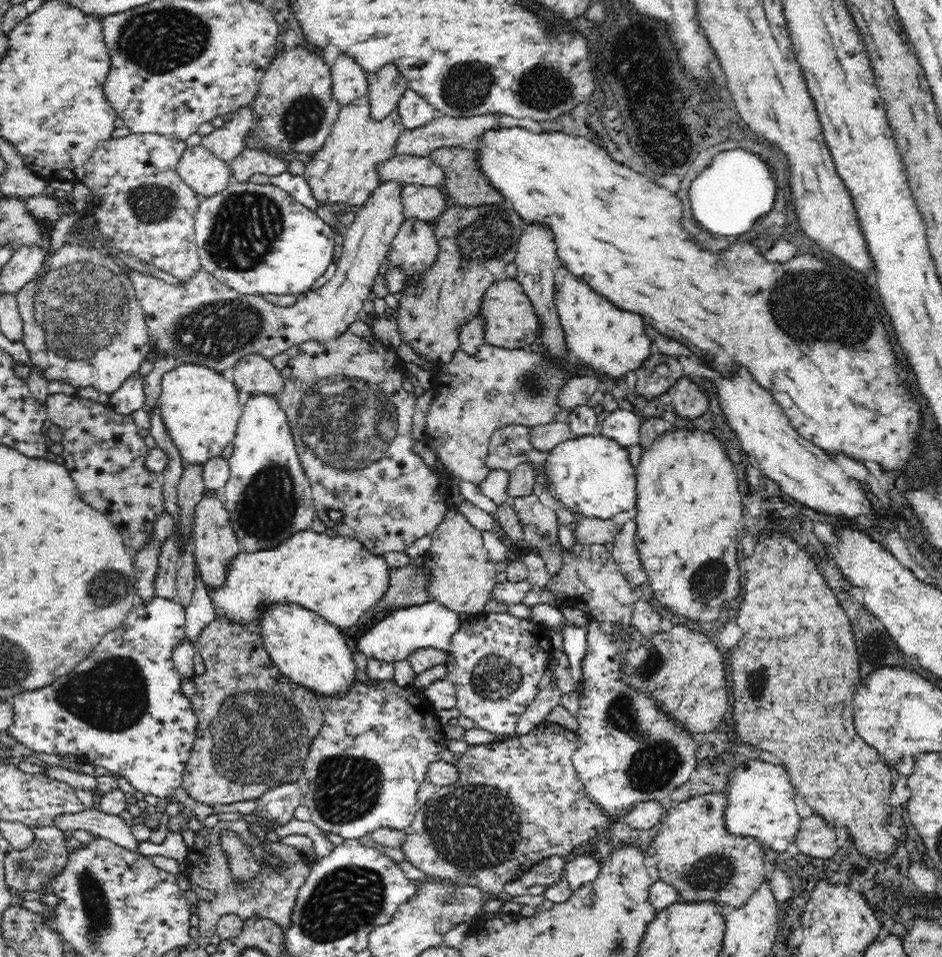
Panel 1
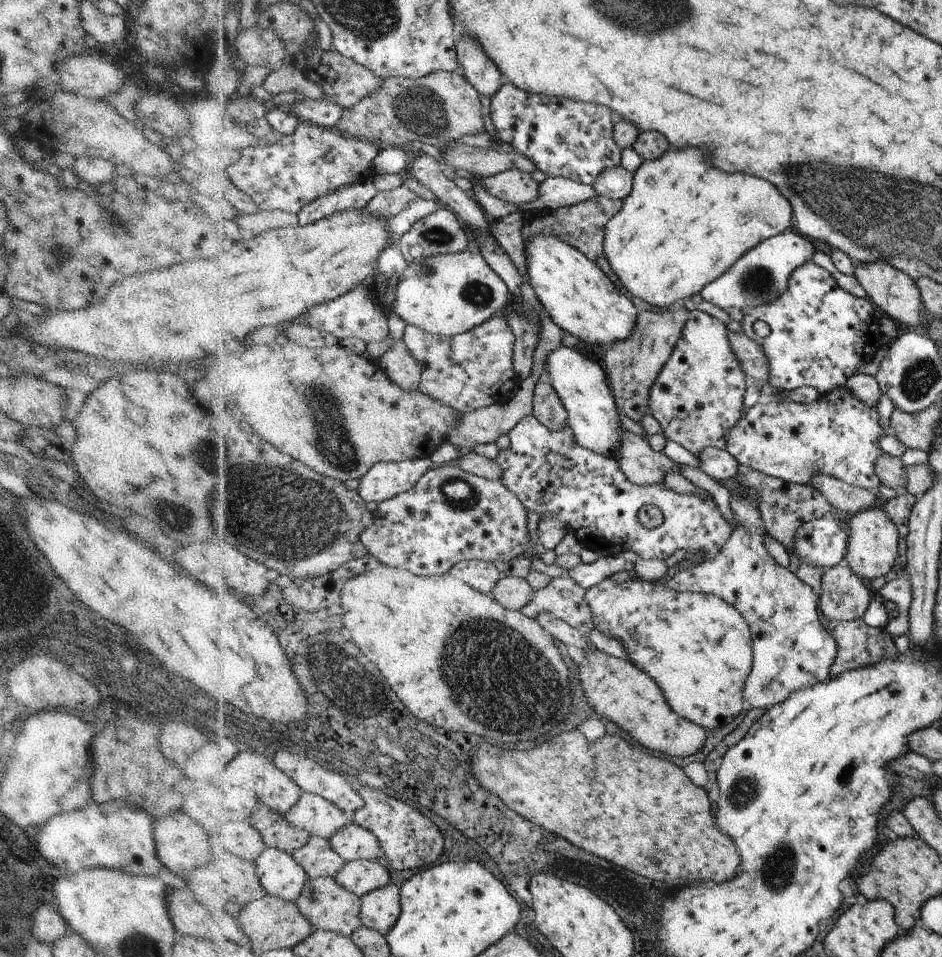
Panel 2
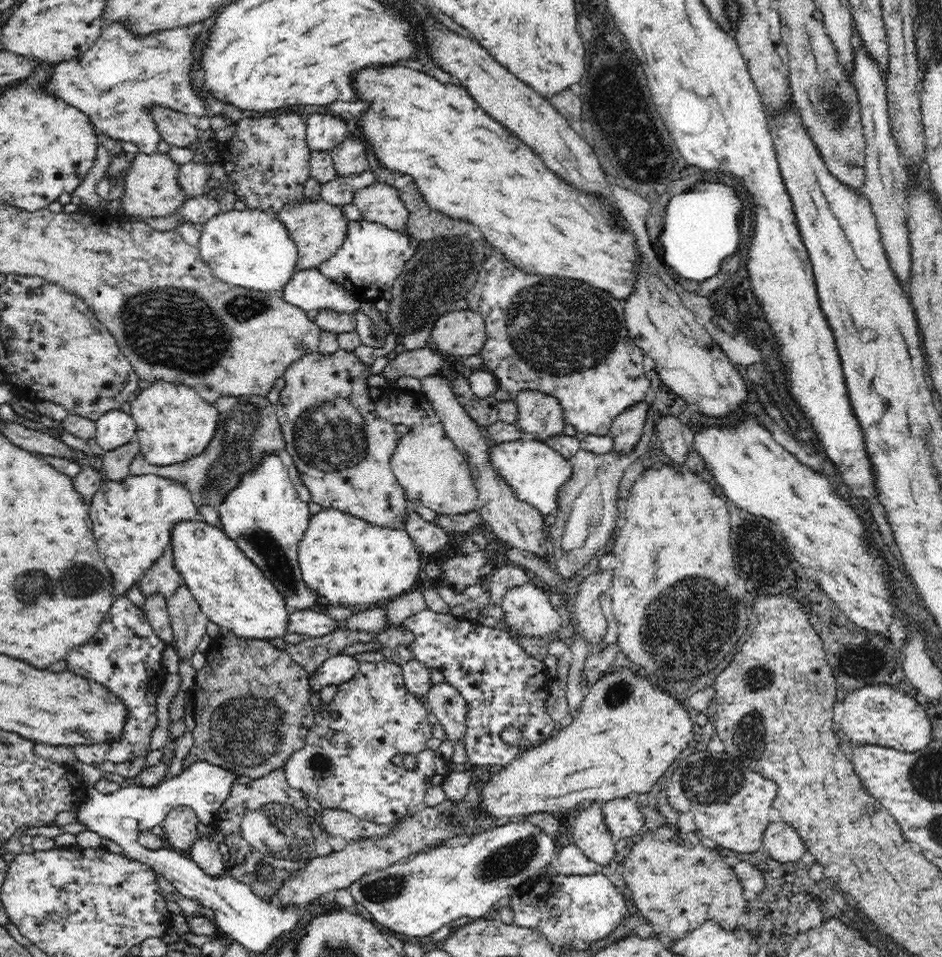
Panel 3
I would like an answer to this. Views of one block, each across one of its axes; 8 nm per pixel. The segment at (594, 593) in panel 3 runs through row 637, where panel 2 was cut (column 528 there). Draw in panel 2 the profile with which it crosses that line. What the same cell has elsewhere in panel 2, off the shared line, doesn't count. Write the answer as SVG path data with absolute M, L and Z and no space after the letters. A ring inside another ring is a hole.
M502 575L500 580L494 584L490 594L504 607L520 611L534 598L535 590L530 588L526 579Z

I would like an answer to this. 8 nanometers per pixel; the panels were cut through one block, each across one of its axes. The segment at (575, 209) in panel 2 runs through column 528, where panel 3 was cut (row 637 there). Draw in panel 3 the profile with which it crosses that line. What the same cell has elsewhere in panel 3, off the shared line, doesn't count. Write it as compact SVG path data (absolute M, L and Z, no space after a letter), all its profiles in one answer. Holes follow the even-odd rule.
M223 631L211 639L205 655L205 665L196 673L195 684L190 689L196 725L193 747L183 760L183 768L188 768L195 761L209 761L236 772L243 781L260 779L272 770L284 768L286 760L305 745L306 735L313 728L316 715L308 701L311 694L309 674L283 649L265 640L236 636L232 631Z

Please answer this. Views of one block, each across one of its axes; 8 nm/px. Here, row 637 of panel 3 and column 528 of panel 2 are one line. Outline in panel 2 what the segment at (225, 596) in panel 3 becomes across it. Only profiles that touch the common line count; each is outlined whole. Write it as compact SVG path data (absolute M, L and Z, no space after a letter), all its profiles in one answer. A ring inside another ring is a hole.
M556 235L536 236L530 238L524 252L528 283L554 324L562 330L598 346L626 342L635 333L639 313L630 298L616 290L602 269L571 243Z

